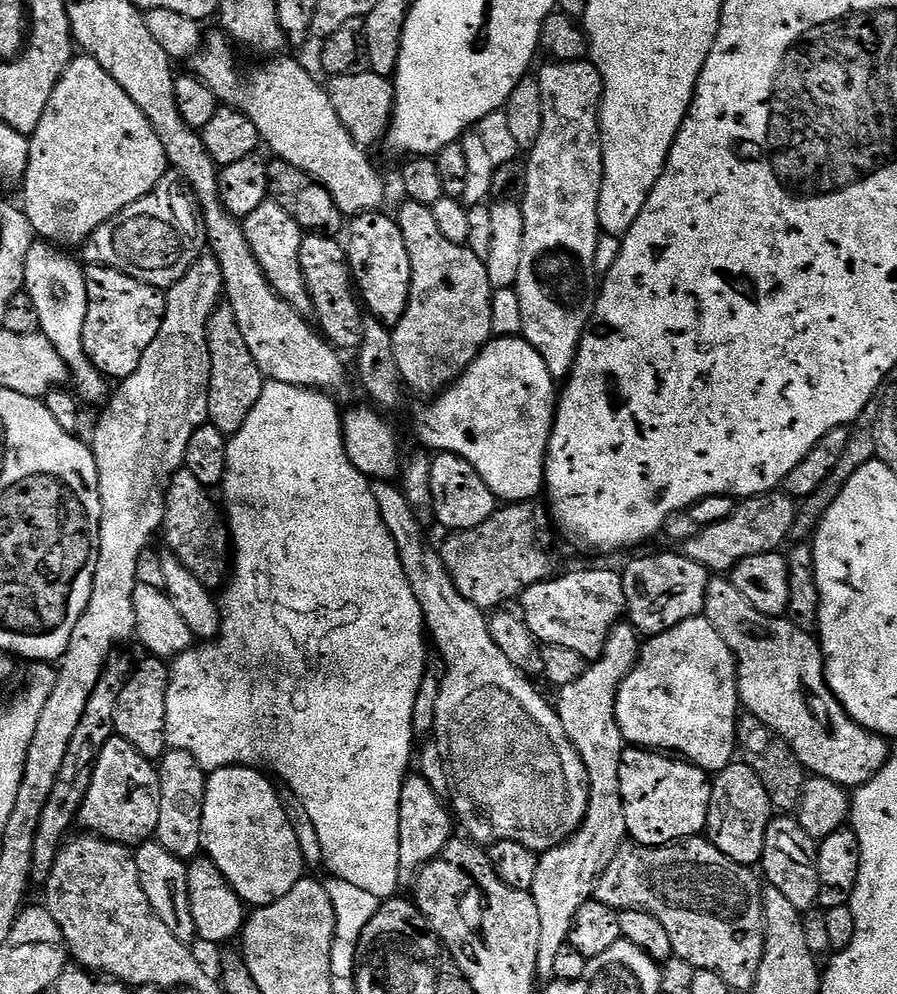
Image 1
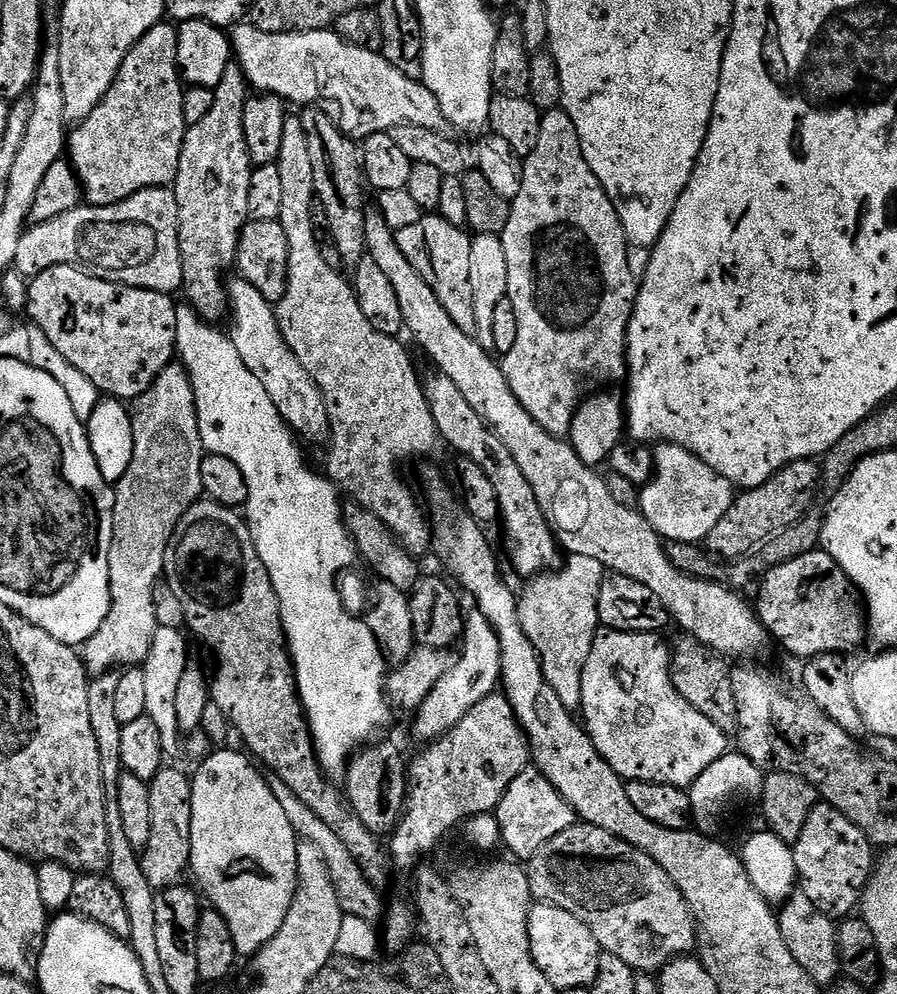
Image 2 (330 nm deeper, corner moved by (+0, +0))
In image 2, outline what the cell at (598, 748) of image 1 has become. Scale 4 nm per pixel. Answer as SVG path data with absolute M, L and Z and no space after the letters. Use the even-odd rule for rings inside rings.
M569 555L562 566L529 579L524 593L521 591L518 596L522 630L540 655L546 682L550 682L554 694L562 698L564 705L573 710L580 707L582 670L586 666L586 658L590 658L590 646L594 646L596 633L602 628L598 614L598 590L602 590L605 575L602 562Z

